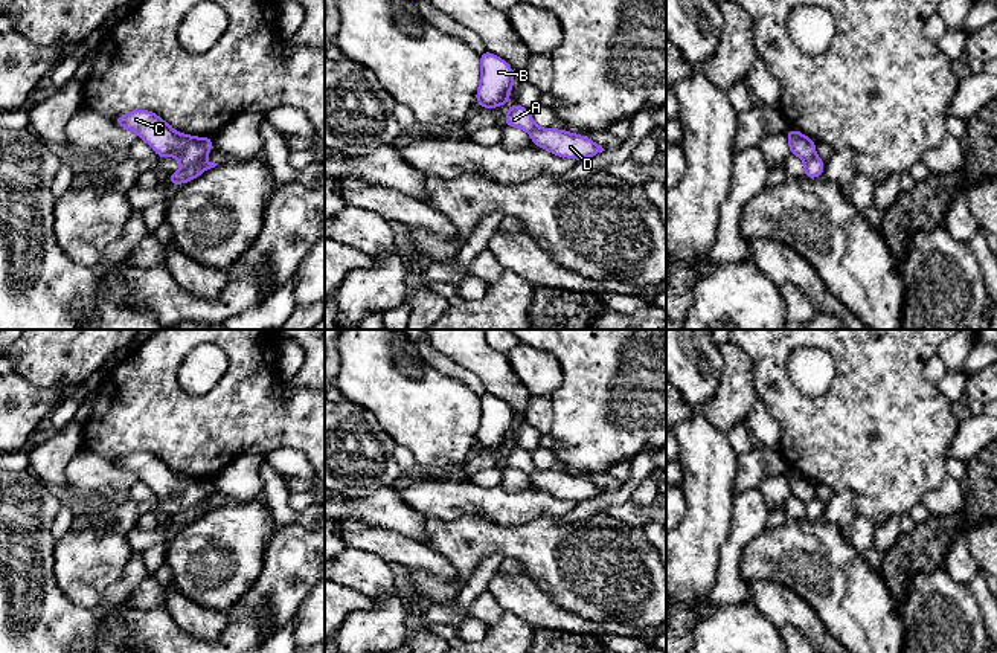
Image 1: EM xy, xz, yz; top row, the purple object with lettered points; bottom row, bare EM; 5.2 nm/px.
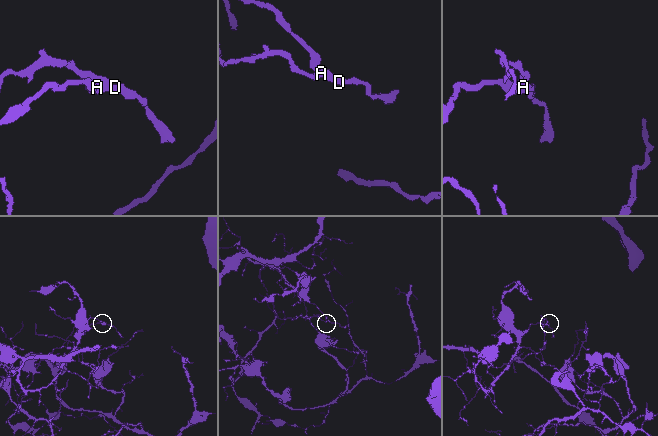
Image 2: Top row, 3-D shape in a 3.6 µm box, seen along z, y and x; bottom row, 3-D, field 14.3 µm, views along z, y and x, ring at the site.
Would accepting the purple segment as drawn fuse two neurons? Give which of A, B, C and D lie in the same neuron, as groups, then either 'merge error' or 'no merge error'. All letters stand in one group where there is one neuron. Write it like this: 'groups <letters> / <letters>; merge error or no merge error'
groups A C / B D; merge error

